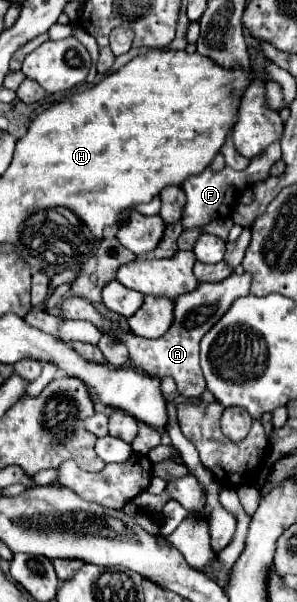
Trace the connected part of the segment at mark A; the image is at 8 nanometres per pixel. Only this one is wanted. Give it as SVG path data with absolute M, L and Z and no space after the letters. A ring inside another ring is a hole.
M245 271L241 275L233 273L219 283L201 283L197 291L191 291L189 295L181 295L181 299L177 299L177 303L175 303L173 327L161 339L141 339L139 335L121 331L117 323L107 321L101 313L97 313L97 309L89 301L85 301L81 297L65 299L63 307L61 307L61 317L49 315L47 311L41 311L41 309L33 309L25 317L25 321L29 325L45 331L45 333L51 333L51 335L57 335L57 329L59 329L63 319L83 319L83 321L91 321L97 327L105 327L127 345L129 355L131 355L131 363L135 369L139 369L147 375L173 377L179 395L183 395L187 399L195 399L195 397L201 397L201 393L205 391L205 381L203 381L201 367L199 367L199 341L229 311L229 307L233 305L235 299L249 295L249 285L251 285L251 273Z

